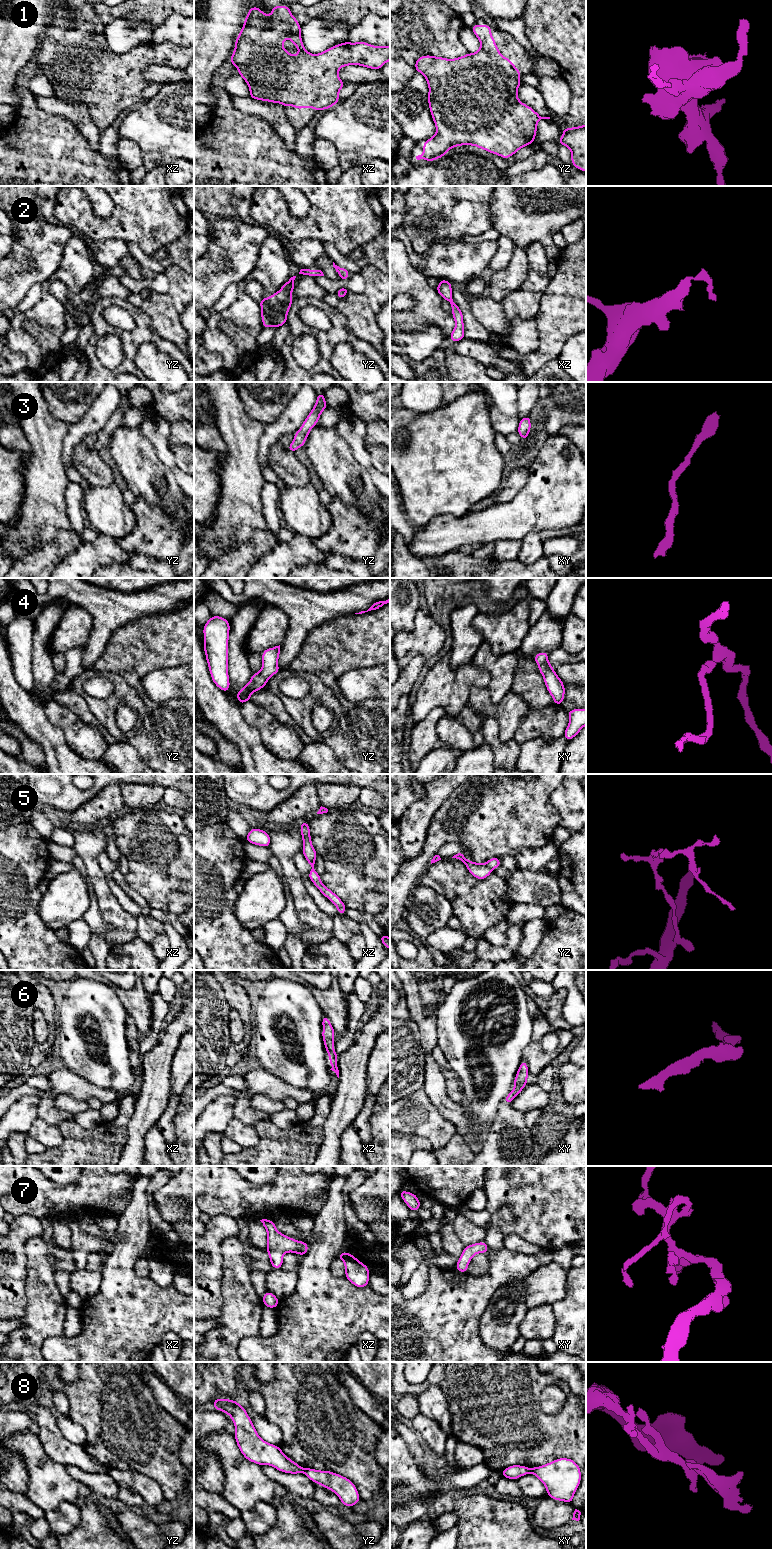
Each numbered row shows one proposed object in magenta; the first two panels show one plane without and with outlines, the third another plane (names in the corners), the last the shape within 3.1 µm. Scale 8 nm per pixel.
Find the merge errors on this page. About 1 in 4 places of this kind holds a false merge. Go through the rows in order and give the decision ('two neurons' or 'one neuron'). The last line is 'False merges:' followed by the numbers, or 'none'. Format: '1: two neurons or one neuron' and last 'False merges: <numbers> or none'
1: one neuron
2: one neuron
3: one neuron
4: one neuron
5: one neuron
6: one neuron
7: one neuron
8: two neurons
False merges: 8

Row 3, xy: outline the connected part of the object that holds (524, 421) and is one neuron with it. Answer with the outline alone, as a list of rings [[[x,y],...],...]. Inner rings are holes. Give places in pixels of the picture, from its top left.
[[[530,415],[525,418],[519,419],[519,427],[517,433],[522,437],[522,441],[526,440],[531,431]]]

